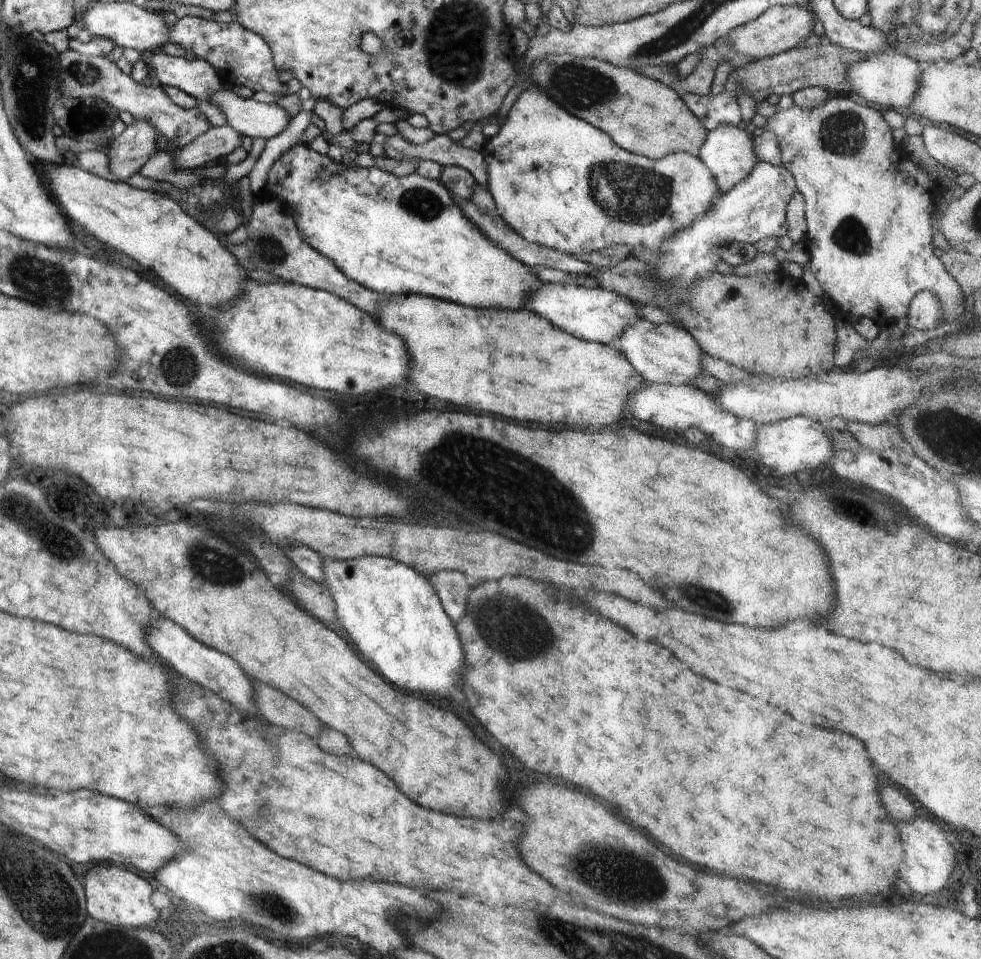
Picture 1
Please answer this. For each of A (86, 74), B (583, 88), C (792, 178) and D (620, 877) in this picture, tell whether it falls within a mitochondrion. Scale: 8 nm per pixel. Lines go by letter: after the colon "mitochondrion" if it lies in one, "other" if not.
A: mitochondrion
B: mitochondrion
C: other
D: mitochondrion

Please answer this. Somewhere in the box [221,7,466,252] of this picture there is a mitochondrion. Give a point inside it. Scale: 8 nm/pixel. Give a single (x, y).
(419, 203)

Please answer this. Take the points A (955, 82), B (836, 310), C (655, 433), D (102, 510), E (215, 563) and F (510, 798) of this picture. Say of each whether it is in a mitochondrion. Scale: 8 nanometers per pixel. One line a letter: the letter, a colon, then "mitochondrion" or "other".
A: other
B: other
C: other
D: other
E: mitochondrion
F: other

